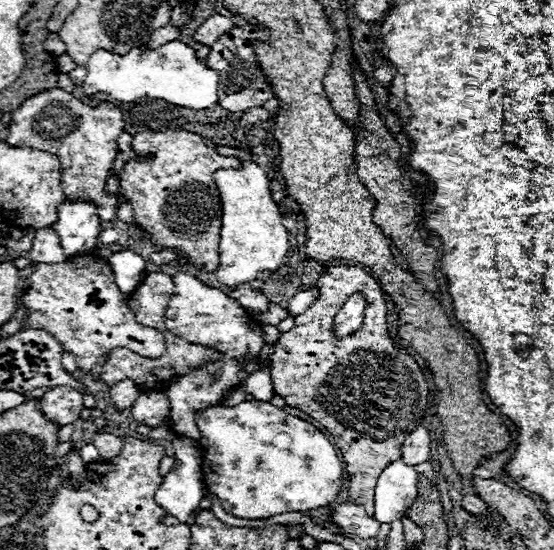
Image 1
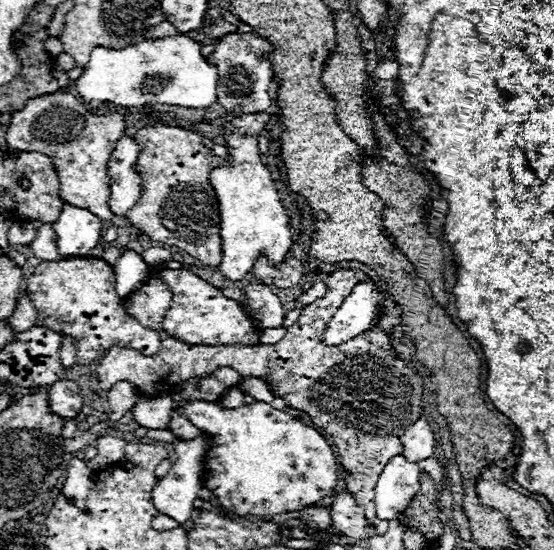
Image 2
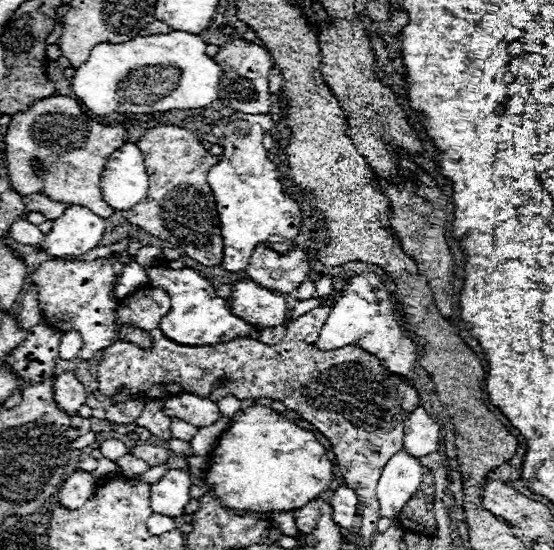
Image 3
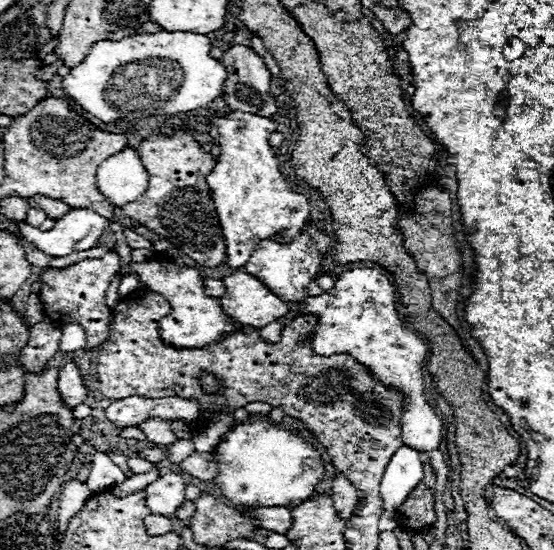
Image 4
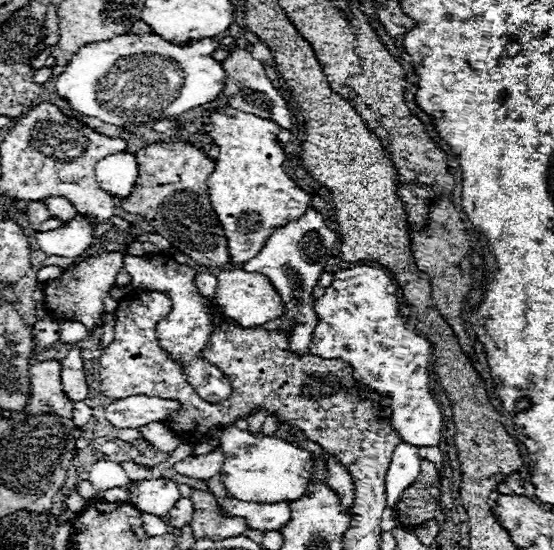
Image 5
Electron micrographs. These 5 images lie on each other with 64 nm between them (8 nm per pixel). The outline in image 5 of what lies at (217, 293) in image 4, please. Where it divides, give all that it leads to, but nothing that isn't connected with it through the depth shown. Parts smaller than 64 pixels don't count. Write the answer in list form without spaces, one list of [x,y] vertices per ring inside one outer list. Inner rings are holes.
[[[198,272],[198,274],[194,276],[194,284],[196,284],[196,288],[198,288],[198,292],[200,292],[200,294],[204,294],[204,296],[208,296],[208,298],[214,298],[214,292],[216,292],[216,284],[218,284],[216,276]]]

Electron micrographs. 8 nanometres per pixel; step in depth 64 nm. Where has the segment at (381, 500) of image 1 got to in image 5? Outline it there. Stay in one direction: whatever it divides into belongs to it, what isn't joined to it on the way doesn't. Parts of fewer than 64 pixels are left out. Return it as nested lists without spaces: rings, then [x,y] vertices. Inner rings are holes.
[[[400,442],[398,448],[392,452],[392,464],[386,476],[386,504],[394,508],[398,502],[398,496],[414,482],[414,478],[420,474],[420,458],[418,458],[418,448]]]

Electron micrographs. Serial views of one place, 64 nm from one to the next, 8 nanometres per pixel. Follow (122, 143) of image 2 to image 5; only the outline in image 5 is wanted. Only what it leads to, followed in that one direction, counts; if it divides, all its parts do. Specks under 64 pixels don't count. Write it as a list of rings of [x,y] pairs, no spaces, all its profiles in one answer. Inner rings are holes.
[[[128,152],[106,156],[96,164],[96,176],[100,186],[112,196],[126,198],[138,178],[136,158]]]

